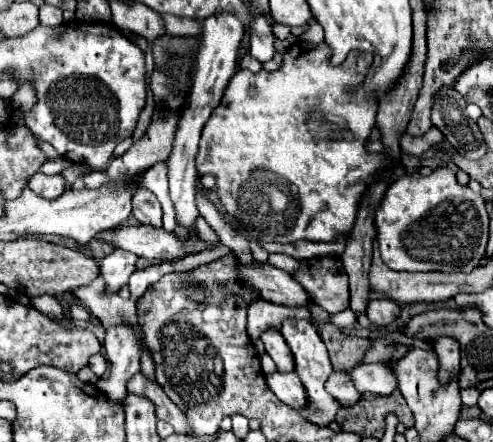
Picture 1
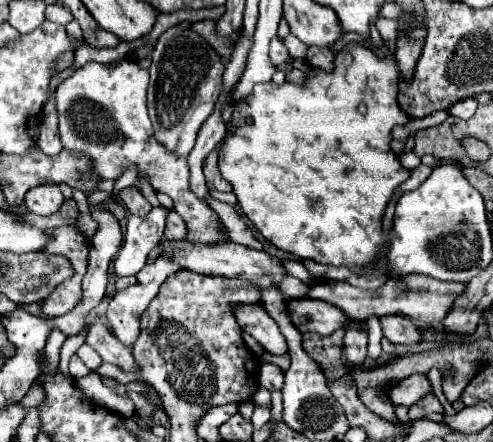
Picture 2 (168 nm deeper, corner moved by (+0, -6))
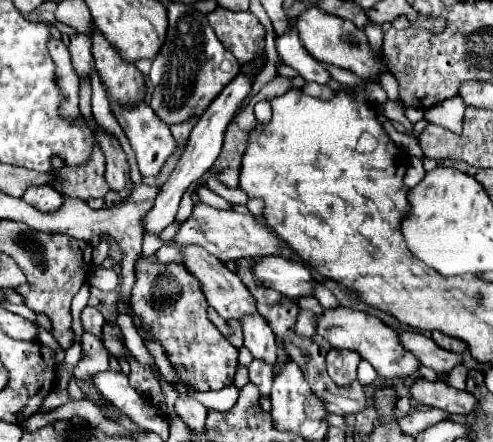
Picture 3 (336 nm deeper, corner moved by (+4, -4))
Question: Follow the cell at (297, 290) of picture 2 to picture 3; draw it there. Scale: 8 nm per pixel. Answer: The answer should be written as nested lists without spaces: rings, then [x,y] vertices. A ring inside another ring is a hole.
[[[302,296],[302,298],[296,298],[296,304],[298,304],[300,308],[308,308],[308,310],[312,310],[314,314],[324,312],[324,308],[318,304],[318,300],[316,300],[314,296]]]

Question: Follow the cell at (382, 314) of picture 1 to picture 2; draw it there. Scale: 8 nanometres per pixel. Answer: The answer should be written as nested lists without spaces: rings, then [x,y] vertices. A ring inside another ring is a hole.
[[[384,316],[380,318],[382,332],[392,344],[416,344],[422,342],[422,332],[410,318],[404,316]]]

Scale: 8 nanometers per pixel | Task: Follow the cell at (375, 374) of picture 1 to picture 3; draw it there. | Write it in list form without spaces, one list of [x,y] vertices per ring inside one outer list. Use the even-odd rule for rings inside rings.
[[[416,378],[410,386],[410,396],[416,402],[422,402],[430,408],[442,408],[450,414],[468,414],[474,410],[476,398],[464,390],[452,388],[446,382],[430,382],[424,378]]]

